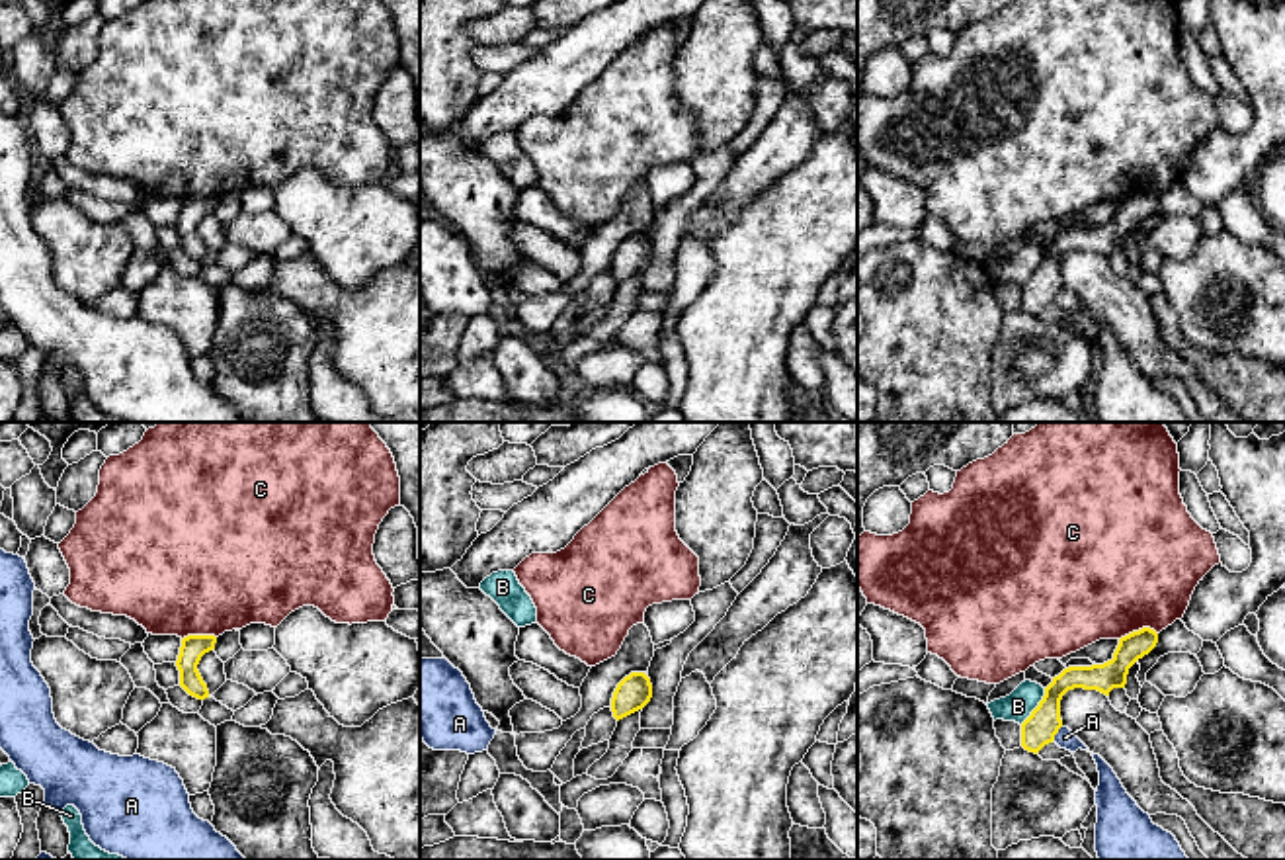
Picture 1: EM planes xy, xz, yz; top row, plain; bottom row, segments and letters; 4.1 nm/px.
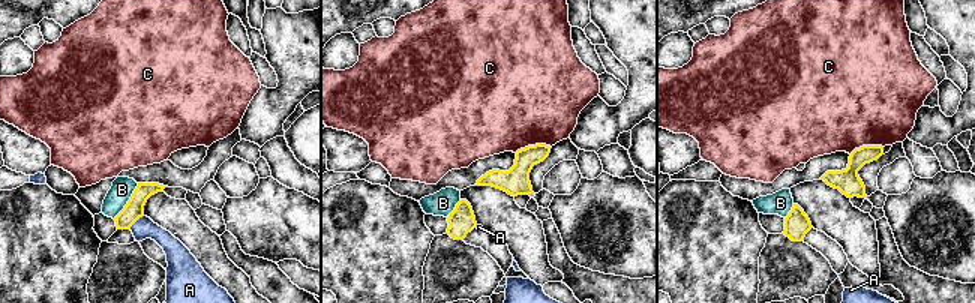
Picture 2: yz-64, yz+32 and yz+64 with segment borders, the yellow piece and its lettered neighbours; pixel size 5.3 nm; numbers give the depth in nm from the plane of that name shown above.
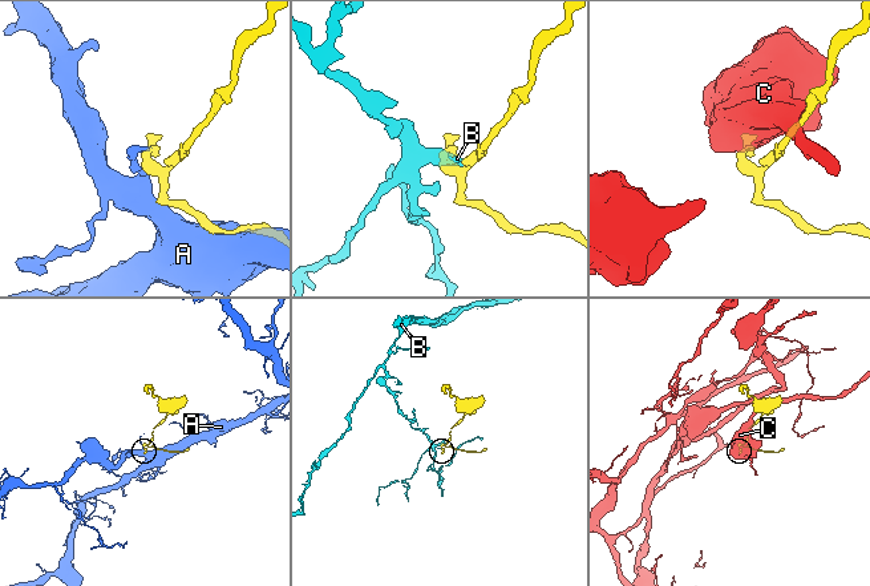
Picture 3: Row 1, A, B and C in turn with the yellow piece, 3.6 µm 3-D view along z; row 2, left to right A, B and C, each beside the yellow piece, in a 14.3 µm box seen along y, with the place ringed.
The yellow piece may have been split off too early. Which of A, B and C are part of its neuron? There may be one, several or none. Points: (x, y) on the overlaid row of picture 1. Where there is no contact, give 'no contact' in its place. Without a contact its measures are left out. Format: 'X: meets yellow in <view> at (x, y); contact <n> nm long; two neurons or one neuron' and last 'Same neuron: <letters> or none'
A: meets yellow in yz at (1057, 731); contact 80 nm long; two neurons
B: meets yellow in yz at (1037, 706); contact 190 nm long; two neurons
C: meets yellow in yz at (1139, 630); contact 160 nm long; two neurons
Same neuron: none

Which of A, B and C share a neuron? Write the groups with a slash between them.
A / B / C

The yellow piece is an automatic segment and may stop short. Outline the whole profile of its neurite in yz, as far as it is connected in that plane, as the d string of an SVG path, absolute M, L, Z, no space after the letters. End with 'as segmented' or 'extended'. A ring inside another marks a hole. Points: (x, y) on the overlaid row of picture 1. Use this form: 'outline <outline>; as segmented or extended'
outline M1142 627L1119 639L1113 659L1103 665L1068 666L1045 688L1045 696L1031 715L1021 723L1021 747L1039 752L1055 741L1062 727L1060 700L1068 690L1098 690L1105 696L1113 688L1125 688L1129 668L1148 655L1158 643L1158 633Z; as segmented

